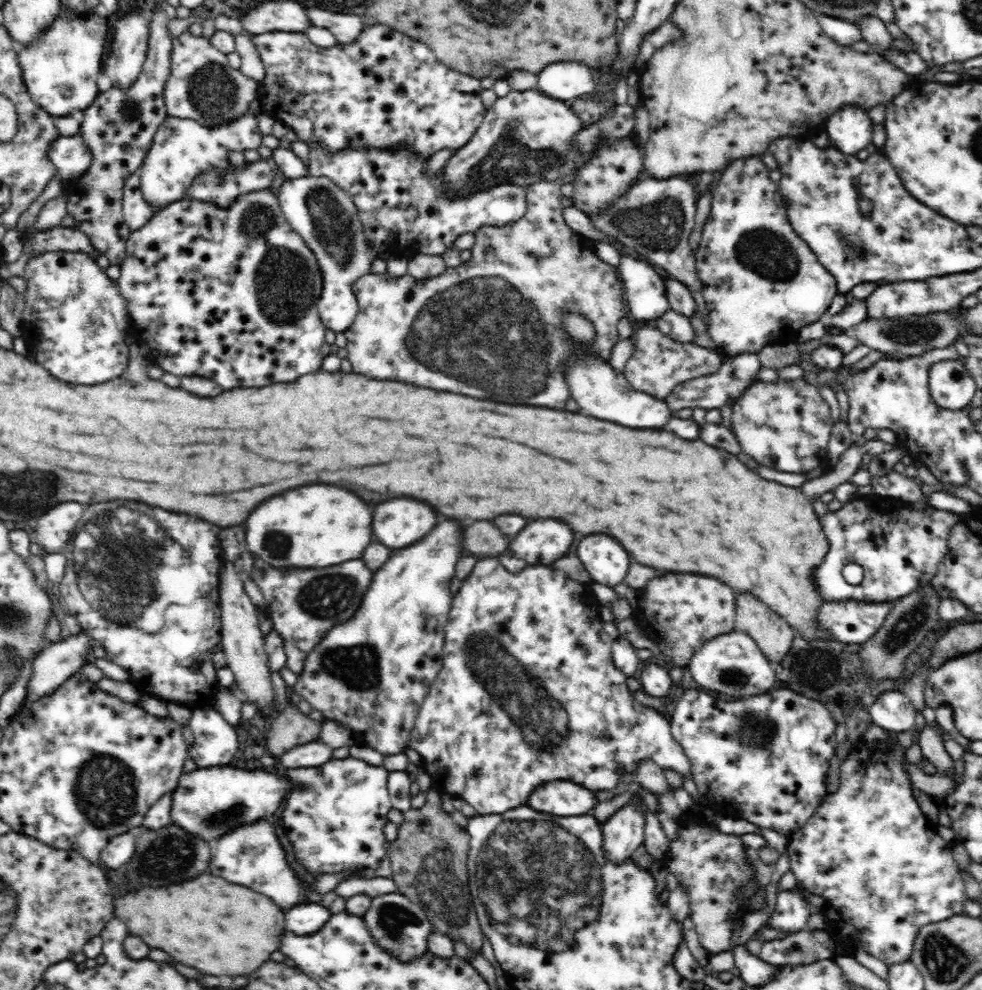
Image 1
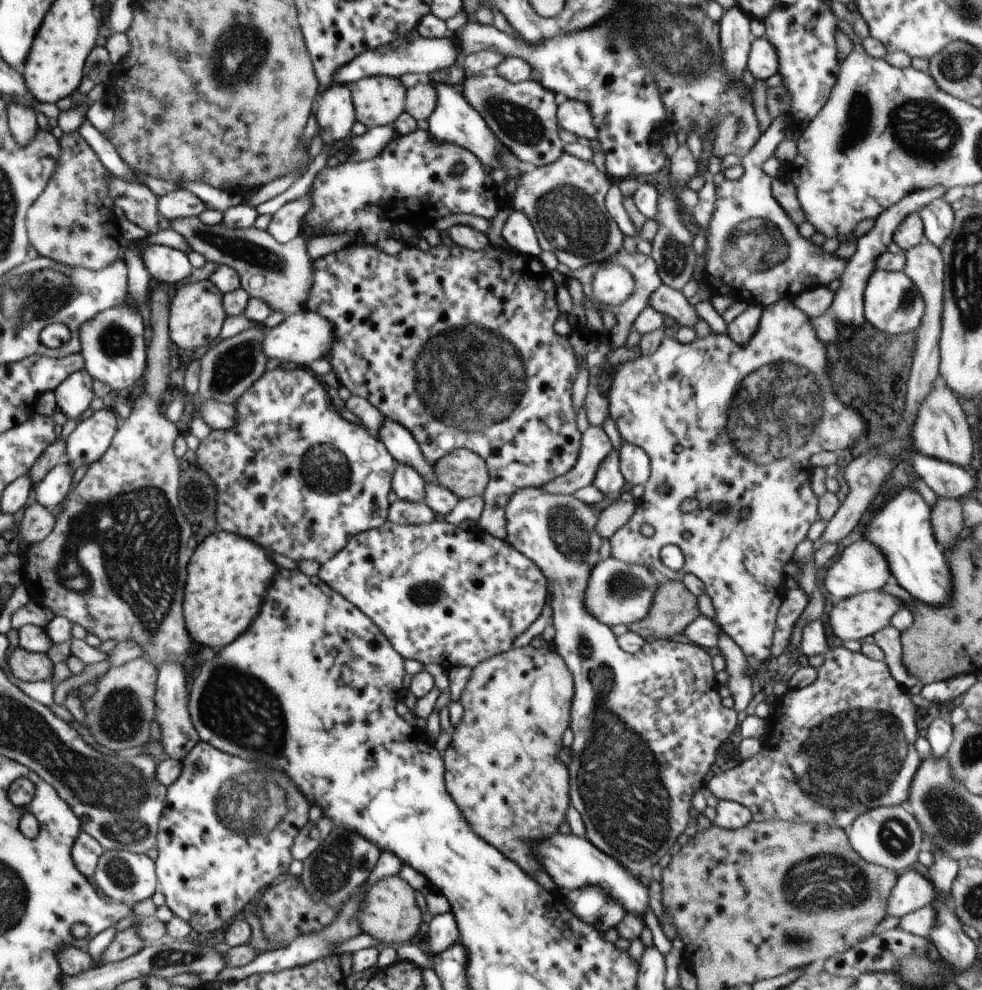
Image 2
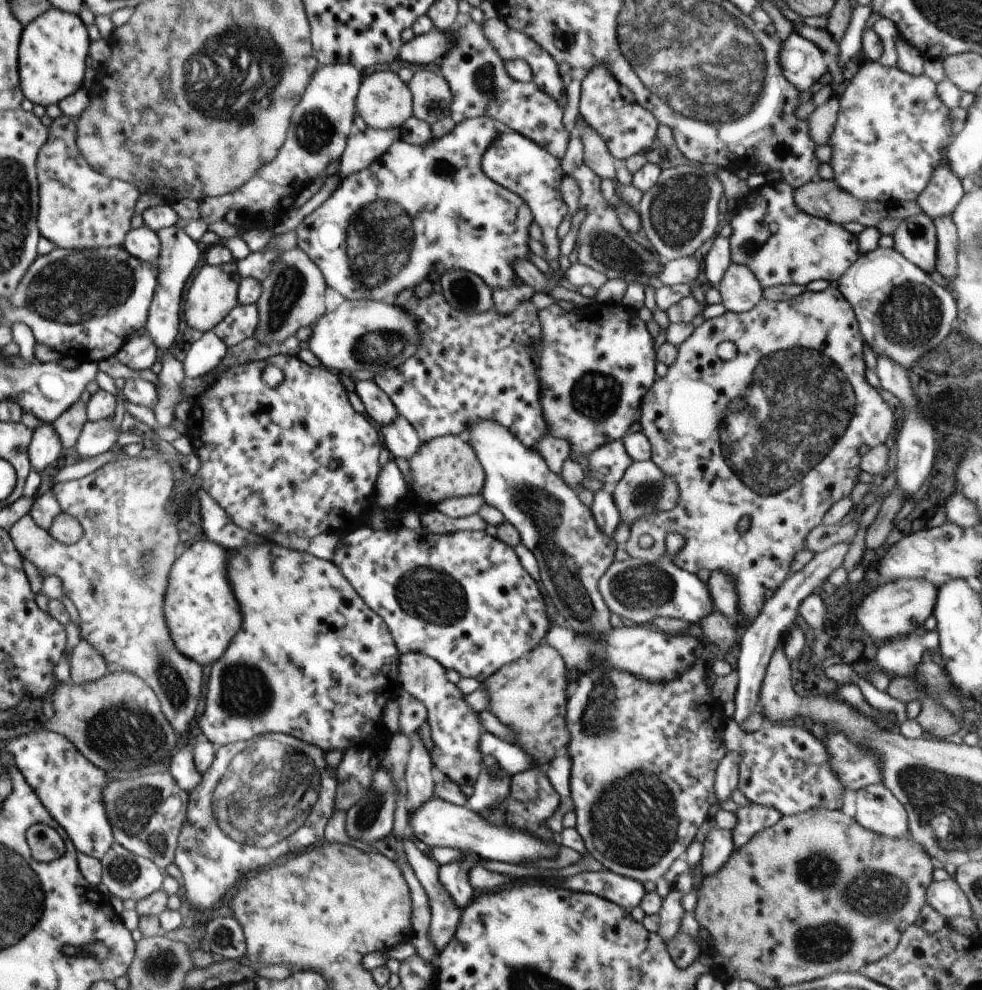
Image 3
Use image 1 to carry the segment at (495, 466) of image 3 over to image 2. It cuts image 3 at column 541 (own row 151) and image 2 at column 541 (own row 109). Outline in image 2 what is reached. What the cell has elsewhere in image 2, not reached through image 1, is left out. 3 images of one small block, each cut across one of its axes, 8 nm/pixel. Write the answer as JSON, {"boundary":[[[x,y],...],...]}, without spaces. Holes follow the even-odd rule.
{"boundary":[[[541,487],[520,488],[510,496],[504,508],[504,518],[506,518],[506,542],[518,549],[524,556],[527,556],[544,574],[547,580],[547,591],[550,594],[552,612],[554,612],[553,626],[556,629],[556,636],[552,642],[552,647],[564,659],[566,666],[570,669],[573,676],[574,694],[571,706],[570,728],[574,733],[574,741],[570,748],[570,772],[569,799],[570,805],[574,806],[582,815],[586,829],[586,838],[592,842],[598,850],[611,856],[625,866],[636,878],[642,875],[644,870],[651,870],[654,864],[658,864],[660,858],[669,851],[677,848],[677,840],[680,834],[684,834],[686,827],[692,822],[690,808],[692,808],[692,798],[696,792],[705,790],[706,781],[715,769],[716,750],[728,739],[728,736],[736,730],[738,726],[738,712],[736,709],[729,709],[722,705],[722,698],[719,694],[720,684],[715,678],[715,670],[712,668],[713,652],[696,646],[691,642],[678,642],[672,639],[655,639],[654,642],[647,642],[636,654],[624,652],[617,642],[617,637],[612,632],[608,624],[598,622],[586,608],[584,608],[584,592],[588,586],[588,578],[592,568],[600,562],[599,550],[602,546],[602,538],[596,532],[602,508],[612,504],[605,498],[598,504],[586,504],[573,495],[550,494],[544,492]]]}

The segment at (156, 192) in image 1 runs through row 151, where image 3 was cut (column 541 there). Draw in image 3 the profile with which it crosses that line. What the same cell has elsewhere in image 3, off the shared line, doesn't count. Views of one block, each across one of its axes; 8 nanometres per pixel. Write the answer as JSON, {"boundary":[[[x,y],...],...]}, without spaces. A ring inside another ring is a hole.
{"boundary":[[[502,129],[496,142],[492,142],[492,146],[482,156],[481,164],[482,170],[490,180],[515,192],[517,196],[525,200],[534,221],[542,230],[541,243],[544,246],[545,260],[548,263],[550,260],[557,260],[560,243],[556,229],[564,216],[568,214],[568,205],[564,202],[560,192],[560,183],[565,176],[560,167],[560,160],[520,133]]]}

